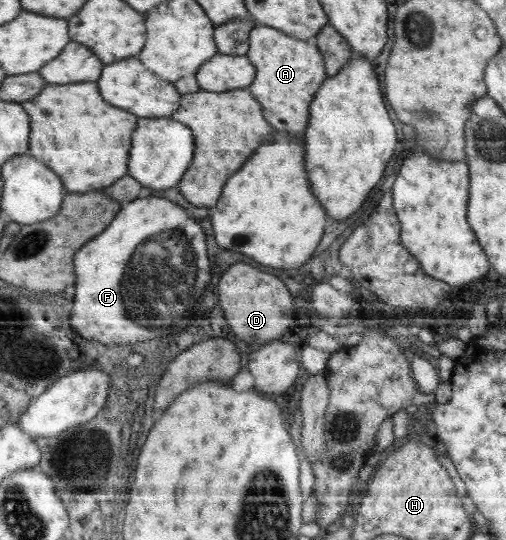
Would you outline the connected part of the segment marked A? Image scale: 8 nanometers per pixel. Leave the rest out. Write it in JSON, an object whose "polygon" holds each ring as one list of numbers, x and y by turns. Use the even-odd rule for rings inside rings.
{"polygon":[[257,24,249,34,249,52,245,55,256,67,256,76,248,90,254,98,258,98,258,102,262,102,262,106,266,106,264,116,270,118,270,124,280,132,302,132,312,111,312,98,328,77,324,54,316,43,294,38,271,26]]}

